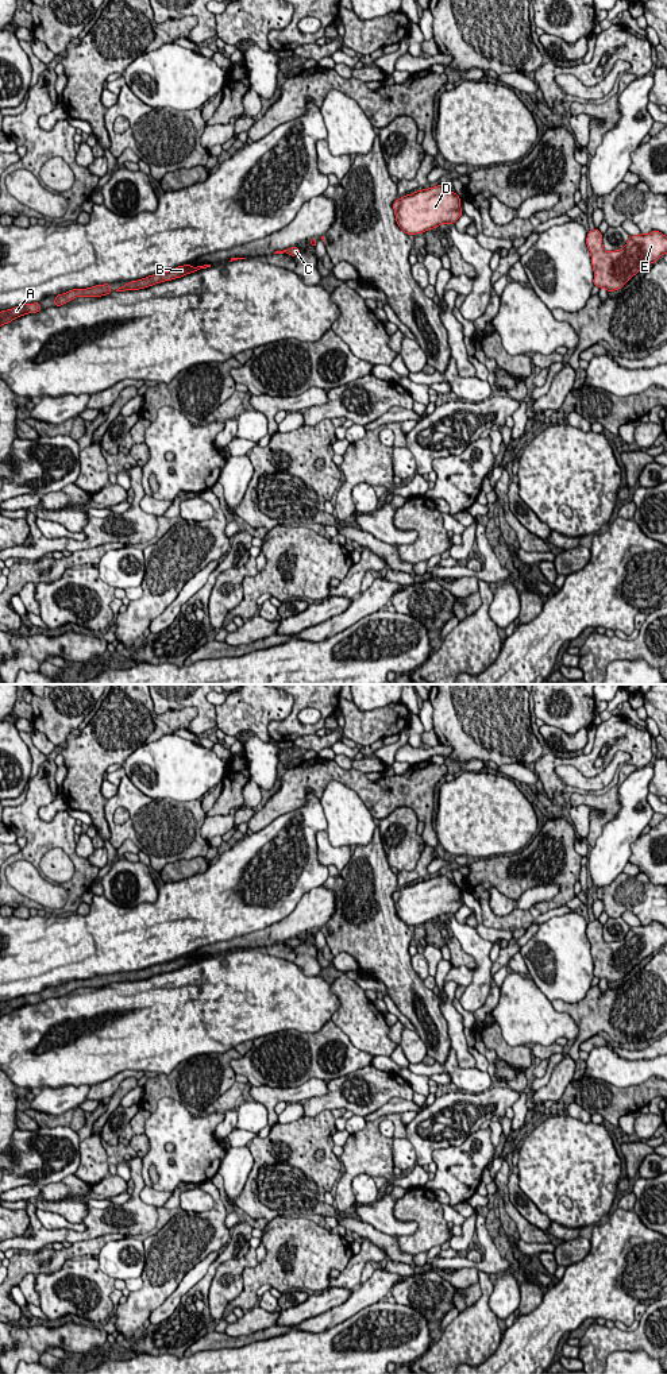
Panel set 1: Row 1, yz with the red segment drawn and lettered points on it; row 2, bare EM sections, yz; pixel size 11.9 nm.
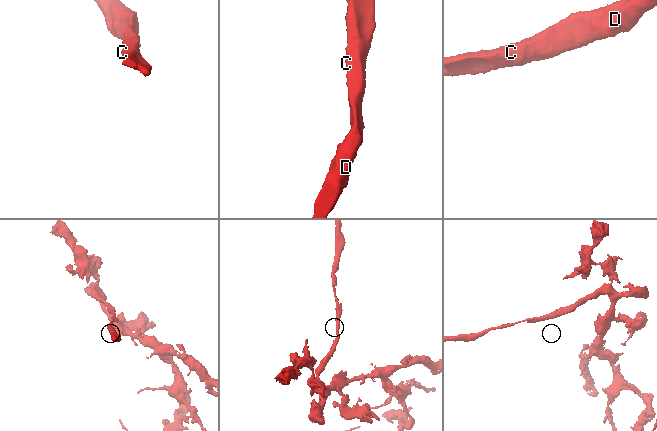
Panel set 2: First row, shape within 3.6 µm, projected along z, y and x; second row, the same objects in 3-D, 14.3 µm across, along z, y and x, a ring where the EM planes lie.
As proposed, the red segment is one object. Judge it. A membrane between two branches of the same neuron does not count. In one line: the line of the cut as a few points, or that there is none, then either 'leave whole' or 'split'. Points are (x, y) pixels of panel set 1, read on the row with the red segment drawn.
cut none; leave whole

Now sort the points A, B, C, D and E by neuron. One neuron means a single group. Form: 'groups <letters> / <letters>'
groups A B C D E

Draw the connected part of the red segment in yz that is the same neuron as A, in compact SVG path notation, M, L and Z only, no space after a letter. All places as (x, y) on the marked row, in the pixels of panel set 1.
M39 302L24 304L20 306L15 306L12 309L1 310L0 312L0 327L11 323L16 317L20 317L28 313L38 313L39 310L42 310L42 306Z

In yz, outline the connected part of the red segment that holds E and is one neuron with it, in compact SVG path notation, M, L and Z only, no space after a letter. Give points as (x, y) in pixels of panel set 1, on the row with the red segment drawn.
M598 228L587 232L586 244L594 271L594 286L608 293L624 285L649 263L667 254L667 236L659 231L629 236L621 250L605 251Z

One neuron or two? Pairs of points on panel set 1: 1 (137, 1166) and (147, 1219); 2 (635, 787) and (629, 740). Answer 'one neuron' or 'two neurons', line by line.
1: one neuron
2: two neurons

